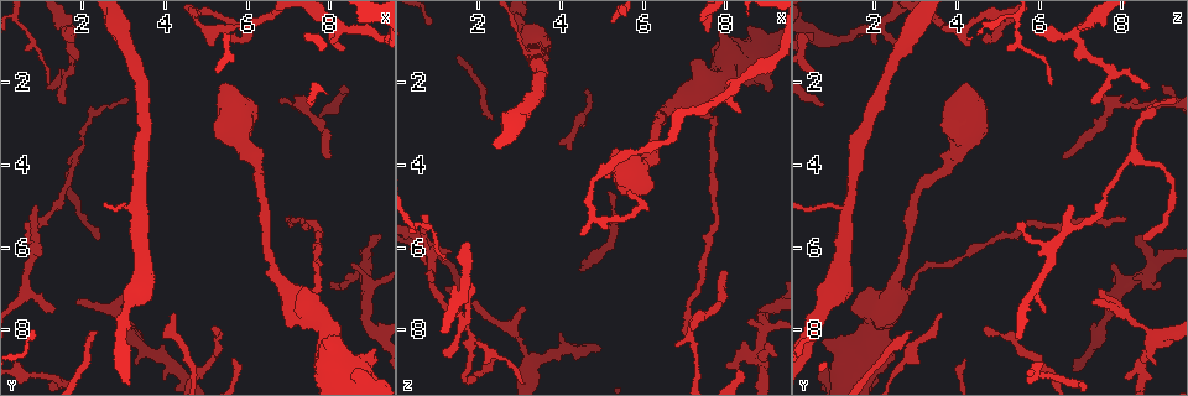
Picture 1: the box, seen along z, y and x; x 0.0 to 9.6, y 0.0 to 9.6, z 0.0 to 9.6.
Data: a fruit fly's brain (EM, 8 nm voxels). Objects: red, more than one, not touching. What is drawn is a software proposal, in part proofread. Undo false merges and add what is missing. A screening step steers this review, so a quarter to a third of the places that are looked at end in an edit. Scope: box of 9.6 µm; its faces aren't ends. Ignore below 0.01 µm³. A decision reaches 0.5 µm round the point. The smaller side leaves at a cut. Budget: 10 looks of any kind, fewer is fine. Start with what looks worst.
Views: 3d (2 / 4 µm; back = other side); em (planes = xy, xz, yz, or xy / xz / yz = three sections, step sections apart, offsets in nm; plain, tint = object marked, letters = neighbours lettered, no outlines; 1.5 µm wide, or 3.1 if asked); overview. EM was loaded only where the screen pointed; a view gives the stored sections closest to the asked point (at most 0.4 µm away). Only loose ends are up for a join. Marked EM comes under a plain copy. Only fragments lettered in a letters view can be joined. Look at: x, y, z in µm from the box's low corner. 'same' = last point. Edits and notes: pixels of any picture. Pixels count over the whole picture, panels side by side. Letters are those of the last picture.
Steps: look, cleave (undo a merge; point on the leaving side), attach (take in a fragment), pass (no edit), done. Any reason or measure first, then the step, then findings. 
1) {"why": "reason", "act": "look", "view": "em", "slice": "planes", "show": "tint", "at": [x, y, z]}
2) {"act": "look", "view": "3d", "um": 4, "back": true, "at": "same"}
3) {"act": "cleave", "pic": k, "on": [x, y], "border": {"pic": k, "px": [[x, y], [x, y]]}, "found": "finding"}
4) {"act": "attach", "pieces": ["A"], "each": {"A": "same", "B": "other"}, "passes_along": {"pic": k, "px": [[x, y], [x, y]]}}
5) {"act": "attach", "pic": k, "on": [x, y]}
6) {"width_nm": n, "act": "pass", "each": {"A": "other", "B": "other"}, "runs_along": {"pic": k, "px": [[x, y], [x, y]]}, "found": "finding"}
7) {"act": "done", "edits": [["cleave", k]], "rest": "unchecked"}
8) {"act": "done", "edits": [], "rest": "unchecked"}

{"why": "sudden change in width", "act": "look", "view": "3d", "um": 4, "at": [7.95, 8.35, 1.15]}

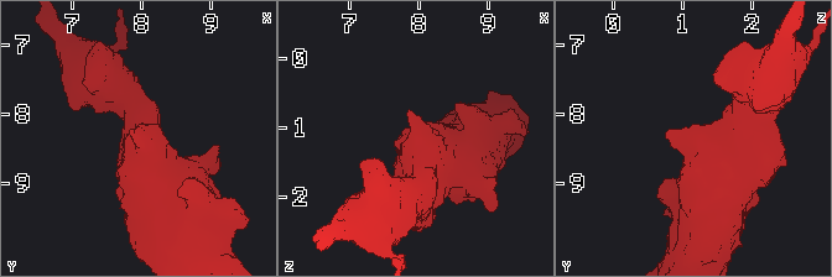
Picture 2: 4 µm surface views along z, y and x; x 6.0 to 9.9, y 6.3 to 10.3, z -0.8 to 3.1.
{"why": "need the tissue", "act": "look", "view": "em", "slice": "xy", "step": 4, "show": "letters", "at": [7.95, 8.35, 1.10]}

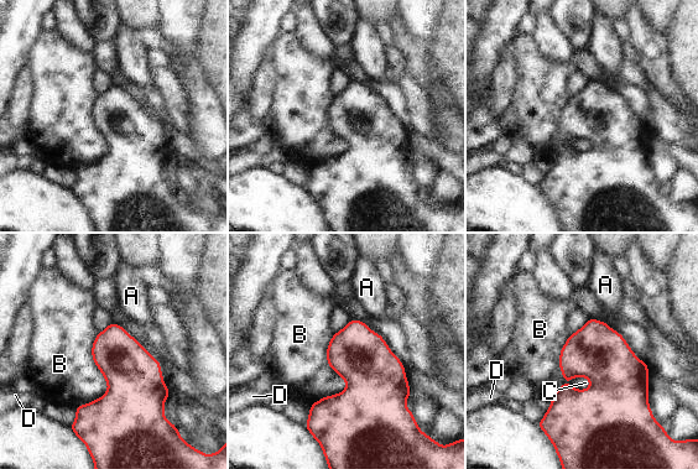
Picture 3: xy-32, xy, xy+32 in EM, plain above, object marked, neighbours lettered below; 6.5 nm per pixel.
{"act": "pass", "each": {"A": "other", "B": "other", "C": "other", "D": "other"}, "border": {"pic": 3, "px": [[334, 333], [345, 386], [311, 405]]}, "found": "one cell here"}

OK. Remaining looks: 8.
{"why": "free end", "act": "look", "view": "em", "slice": "yz", "step": 8, "show": "letters", "at": [7.00, 5.25, 8.20]}

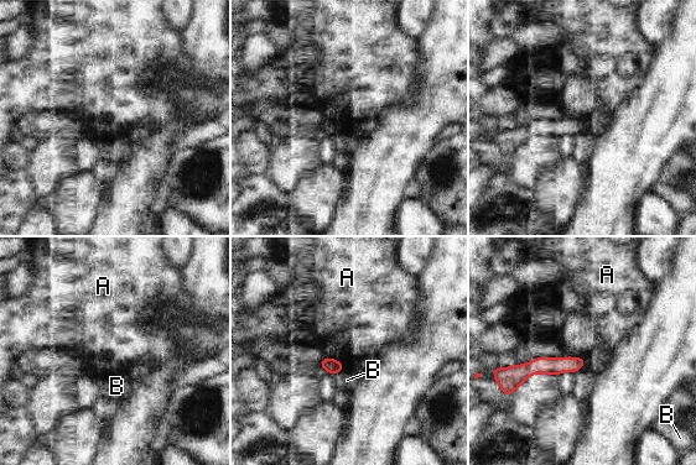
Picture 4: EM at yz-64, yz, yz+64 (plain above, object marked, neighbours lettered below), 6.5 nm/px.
{"act": "pass", "each": {"A": "other", "B": "other"}, "runs_along": {"pic": 4, "px": [[581, 360], [576, 364], [524, 369]]}, "found": "none of them fits"}

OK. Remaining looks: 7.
{"why": "branch point", "act": "look", "view": "em", "slice": "yz", "step": 4, "show": "letters", "at": [1.80, 3.85, 8.25]}

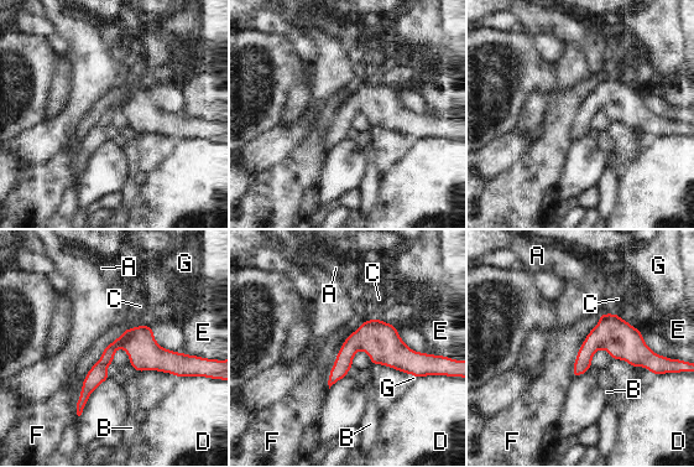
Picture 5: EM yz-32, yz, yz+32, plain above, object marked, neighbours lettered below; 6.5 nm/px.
{"longest_contact_nm": ["F", 500], "act": "pass", "each": {"A": "other", "B": "other", "C": "other", "D": "other", "E": "other", "F": "other", "G": "other"}, "runs_along": {"pic": 5, "px": [[202, 362], [116, 344], [81, 404]]}, "found": "continuous, no second cell"}

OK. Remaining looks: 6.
{"act": "look", "view": "3d", "um": 2, "at": [8.25, 0.65, 2.15]}

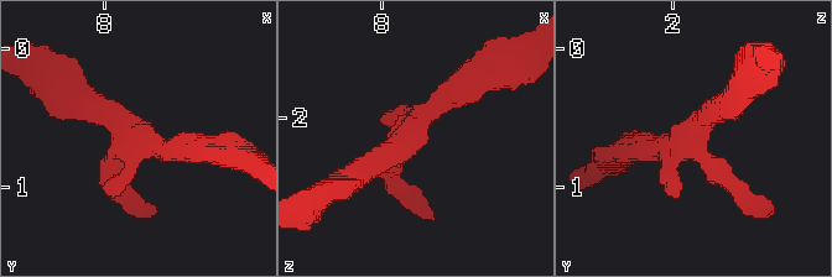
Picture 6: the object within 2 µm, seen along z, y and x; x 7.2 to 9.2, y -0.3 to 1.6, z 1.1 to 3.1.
{"why": "need the tissue", "act": "look", "view": "em", "slice": "xz", "step": 4, "show": "letters", "at": [8.20, 0.58, 2.14]}

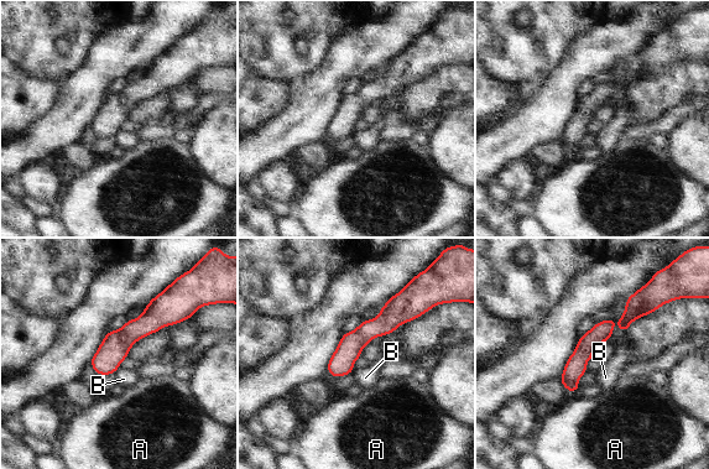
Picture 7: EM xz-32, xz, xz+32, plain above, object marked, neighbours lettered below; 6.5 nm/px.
{"act": "pass", "each": {"A": "other", "B": "other"}, "found": "one cell here"}

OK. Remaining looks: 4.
{"act": "done", "edits": [], "rest": "unchecked"}

